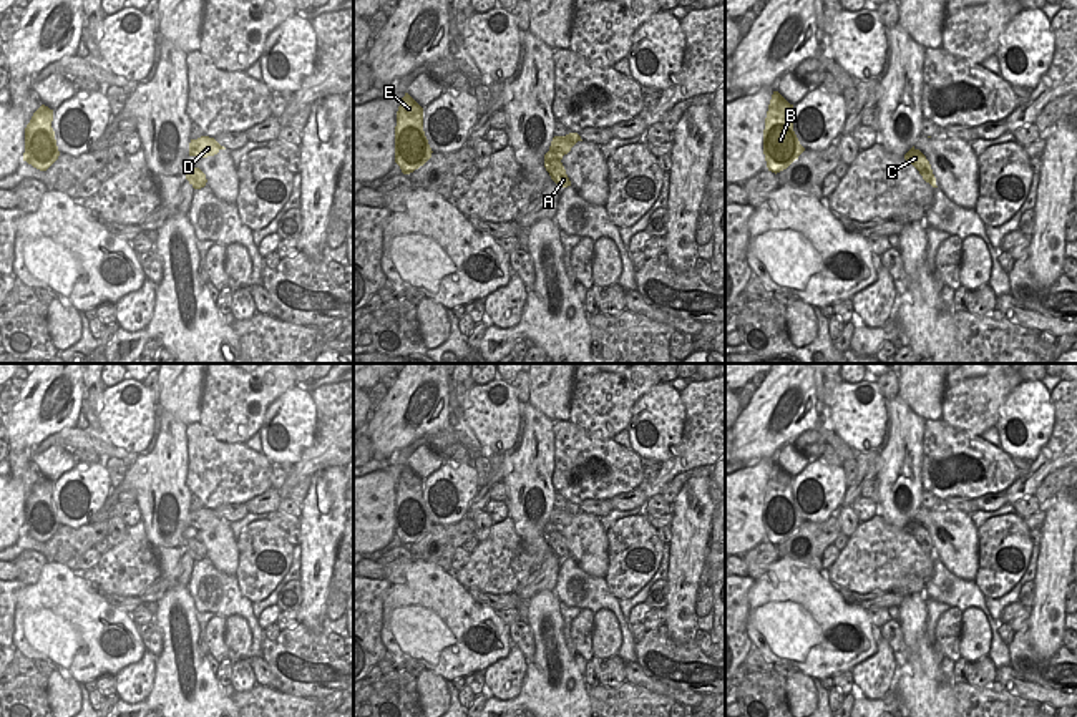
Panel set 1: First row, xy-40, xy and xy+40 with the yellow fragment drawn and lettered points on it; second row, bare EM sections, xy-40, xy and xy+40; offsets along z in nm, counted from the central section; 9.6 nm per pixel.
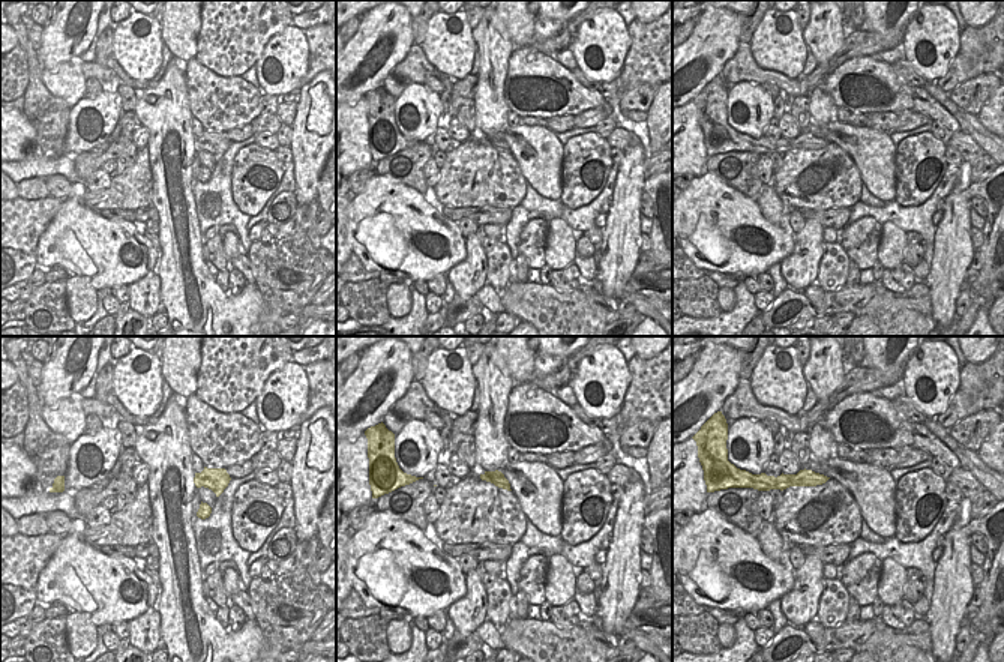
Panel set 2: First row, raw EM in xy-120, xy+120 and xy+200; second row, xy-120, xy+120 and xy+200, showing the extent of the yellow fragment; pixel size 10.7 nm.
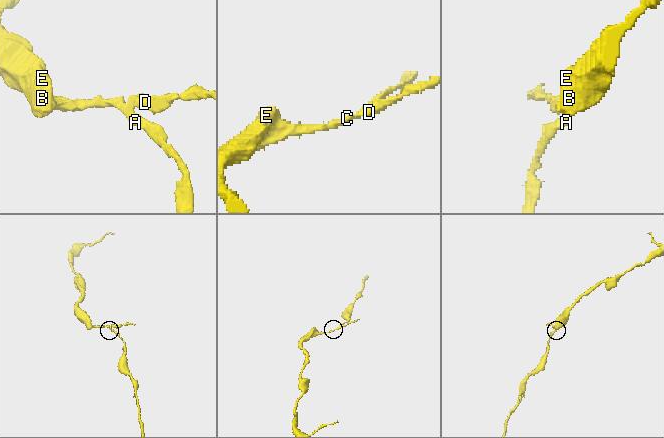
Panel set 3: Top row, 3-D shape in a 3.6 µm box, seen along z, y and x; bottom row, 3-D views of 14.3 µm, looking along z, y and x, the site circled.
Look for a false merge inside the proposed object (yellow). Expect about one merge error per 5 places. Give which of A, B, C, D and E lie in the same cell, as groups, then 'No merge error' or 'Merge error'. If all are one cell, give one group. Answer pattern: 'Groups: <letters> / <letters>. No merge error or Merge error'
Groups: A B C D E. No merge error.

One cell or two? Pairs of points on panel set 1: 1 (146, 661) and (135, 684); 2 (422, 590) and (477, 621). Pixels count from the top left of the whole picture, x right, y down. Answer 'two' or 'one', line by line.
1: one
2: one

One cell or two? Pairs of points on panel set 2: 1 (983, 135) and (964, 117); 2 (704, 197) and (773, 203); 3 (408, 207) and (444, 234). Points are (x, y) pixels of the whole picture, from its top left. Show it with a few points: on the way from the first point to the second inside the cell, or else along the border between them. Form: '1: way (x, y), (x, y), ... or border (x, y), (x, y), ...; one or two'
1: way (979, 132), (968, 122); one
2: border (754, 200), (769, 221), (781, 222); two
3: way (417, 216), (435, 231); one

